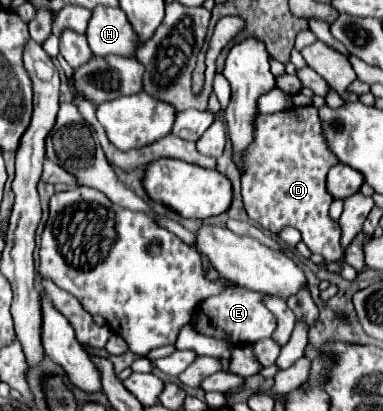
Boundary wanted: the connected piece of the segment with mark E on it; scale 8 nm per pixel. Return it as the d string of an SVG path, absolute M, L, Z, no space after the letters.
M226 289L216 297L208 297L196 311L196 325L194 329L202 335L226 339L234 345L242 343L256 343L258 339L272 337L276 331L276 317L262 305L262 293L254 293L248 289Z

